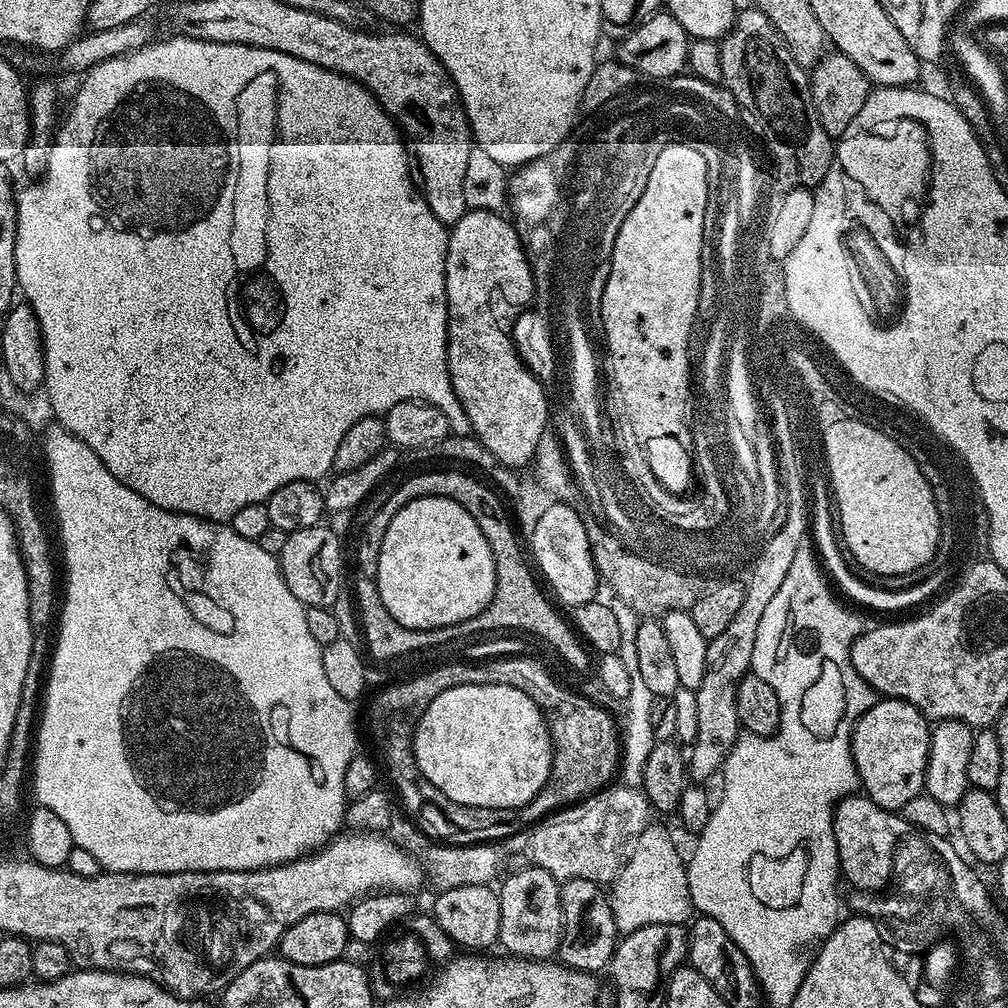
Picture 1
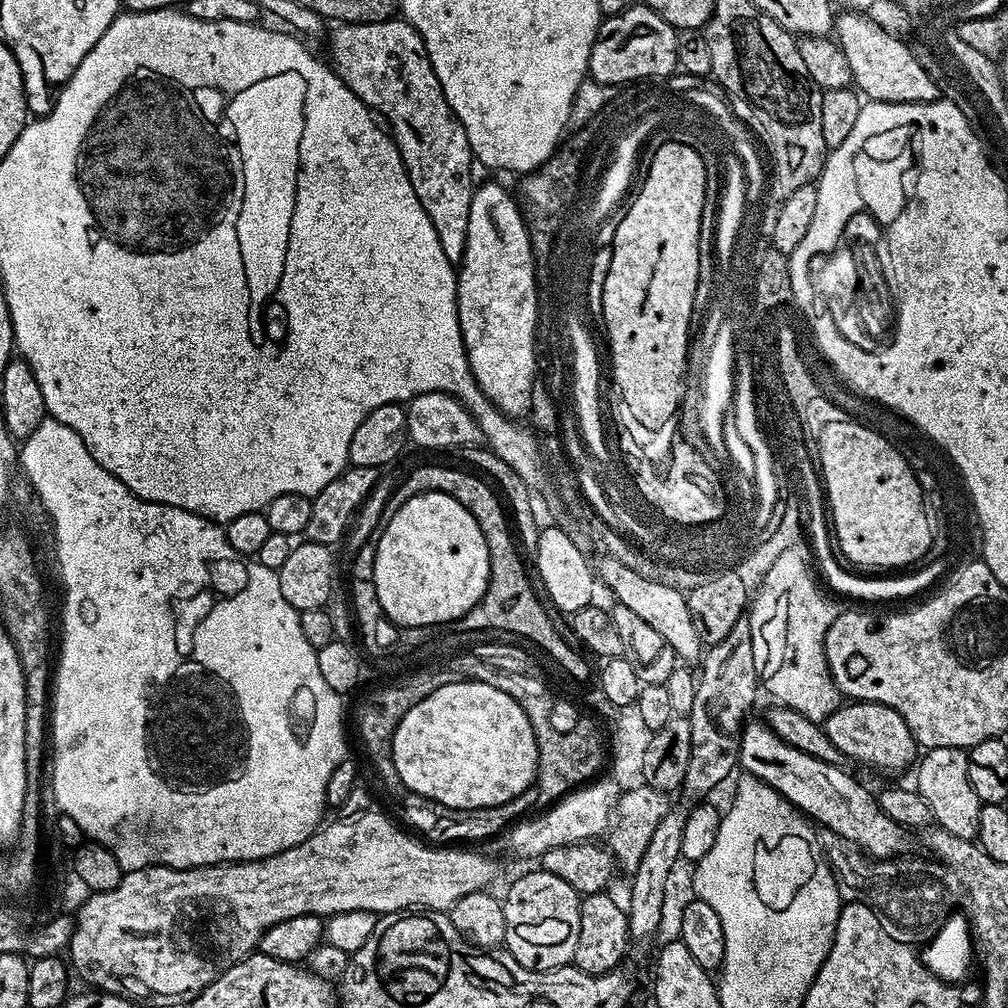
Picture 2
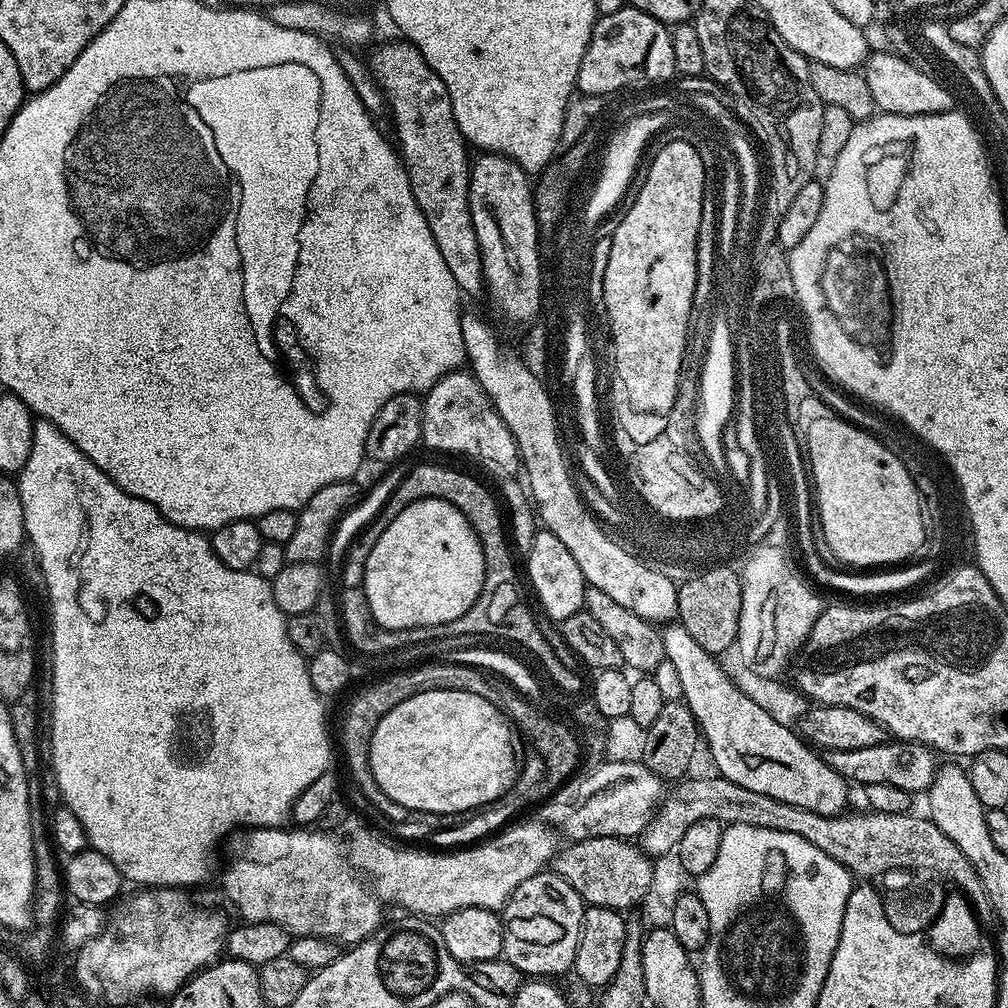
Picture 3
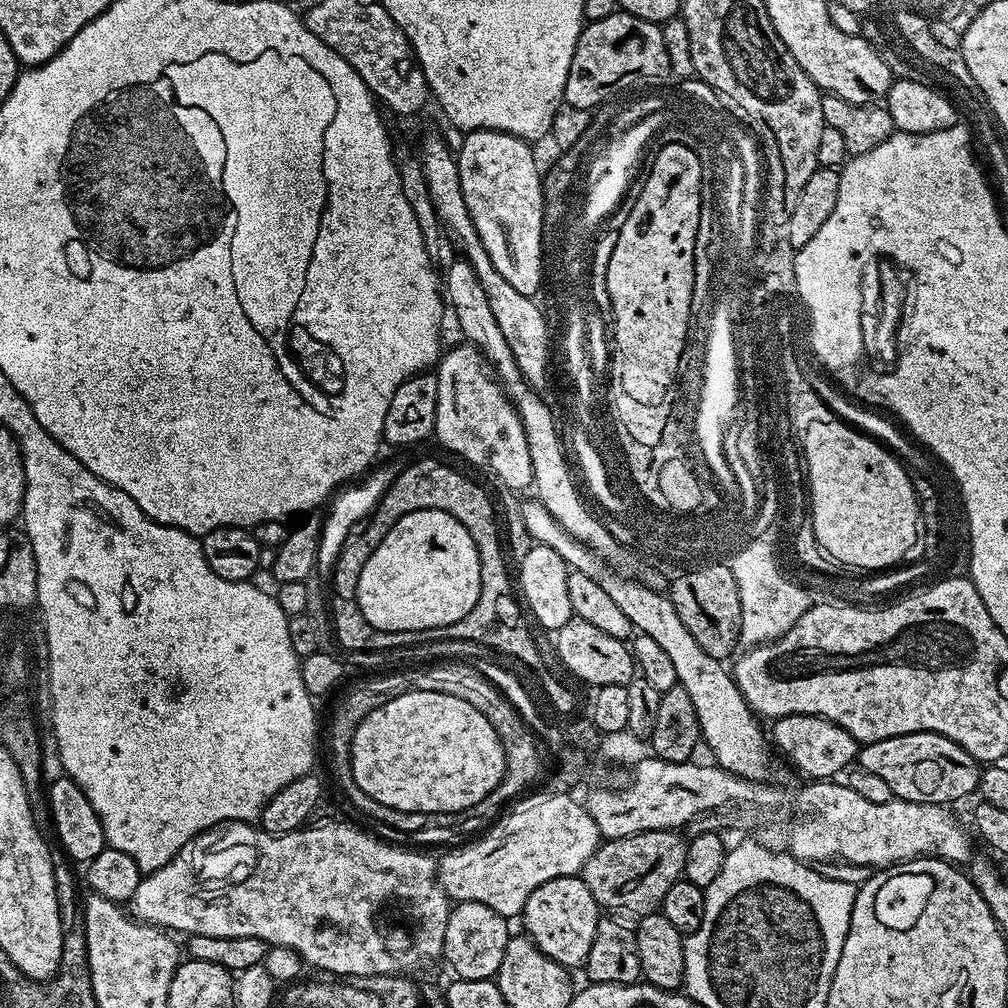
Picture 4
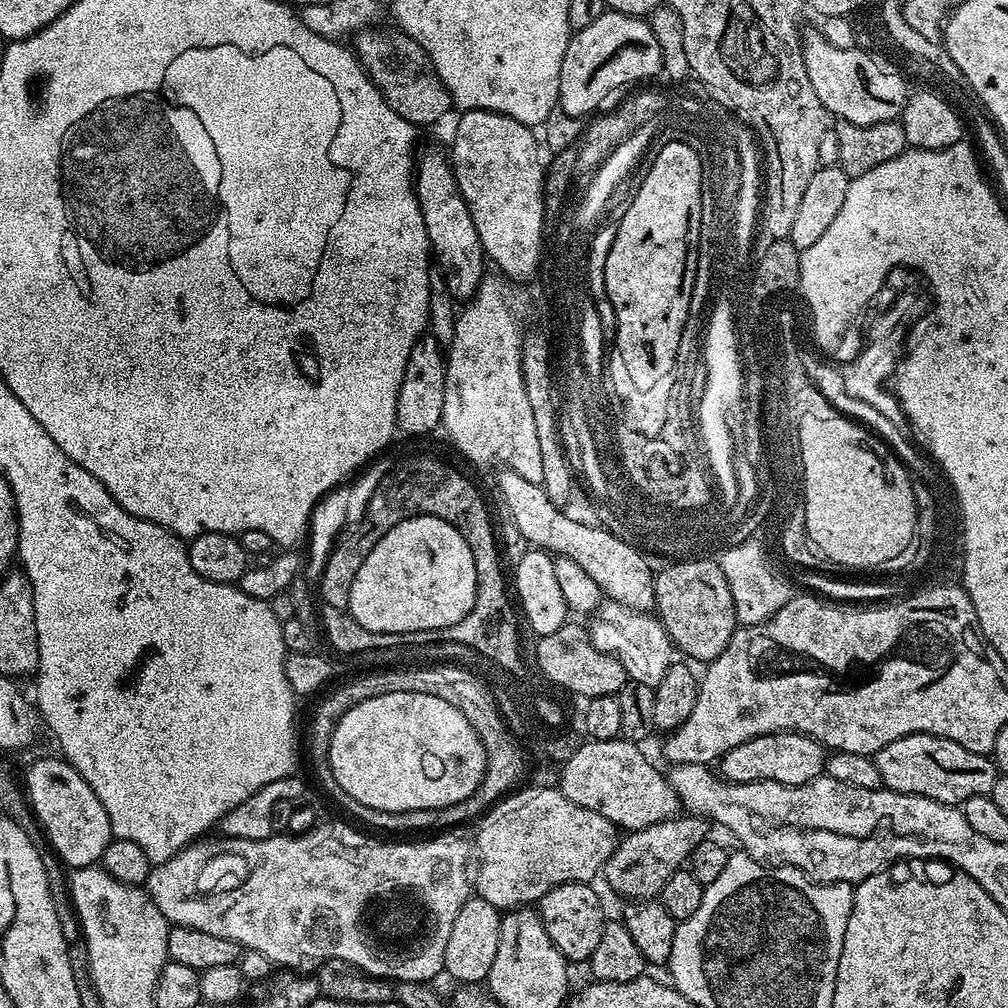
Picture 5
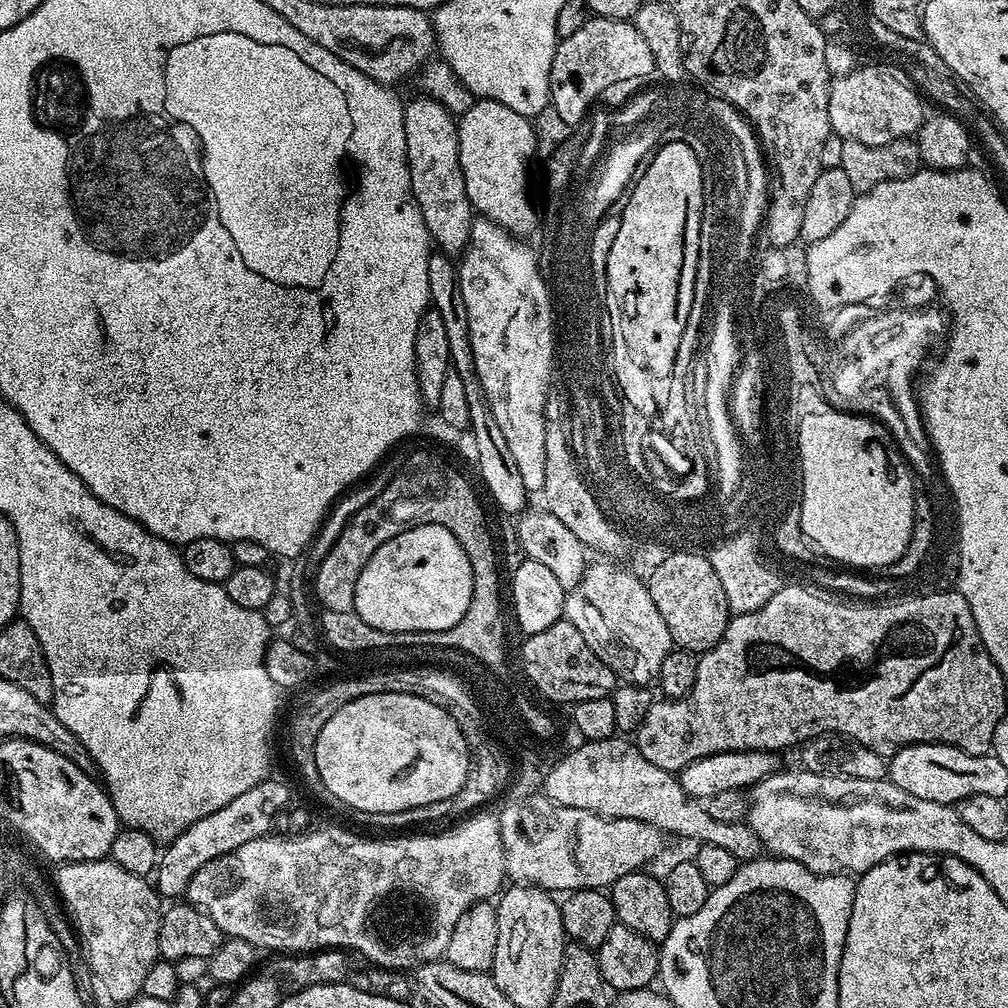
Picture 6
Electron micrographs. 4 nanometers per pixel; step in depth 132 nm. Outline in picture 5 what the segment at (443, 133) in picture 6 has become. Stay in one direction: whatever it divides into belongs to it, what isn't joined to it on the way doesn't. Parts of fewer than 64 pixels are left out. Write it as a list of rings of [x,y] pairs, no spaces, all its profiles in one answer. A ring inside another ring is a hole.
[[[428,152],[421,160],[419,157],[414,168],[414,191],[422,210],[428,247],[444,276],[446,290],[456,302],[471,301],[484,281],[486,257],[484,247],[480,245],[478,230],[474,230],[474,218],[470,218],[470,210],[460,196],[456,176],[445,153],[443,156],[440,152]]]

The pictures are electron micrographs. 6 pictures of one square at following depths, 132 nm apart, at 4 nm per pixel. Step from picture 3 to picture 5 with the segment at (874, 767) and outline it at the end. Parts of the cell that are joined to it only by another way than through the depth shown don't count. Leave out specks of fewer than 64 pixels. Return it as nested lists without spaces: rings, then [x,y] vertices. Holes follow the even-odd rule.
[[[915,732],[913,736],[903,736],[902,738],[898,738],[894,742],[890,742],[886,746],[882,746],[882,750],[878,750],[874,753],[874,759],[876,765],[878,766],[878,774],[882,774],[882,782],[884,783],[884,788],[889,792],[904,792],[907,796],[925,796],[926,798],[930,798],[934,802],[938,802],[939,804],[951,804],[953,806],[963,805],[963,802],[966,798],[970,798],[971,796],[986,796],[991,793],[992,787],[994,786],[994,782],[996,781],[996,777],[998,775],[998,769],[995,763],[985,753],[983,752],[971,752],[970,750],[966,750],[960,745],[958,742],[954,742],[953,740],[943,740],[941,736],[931,736],[930,734],[926,734],[925,732]]]

